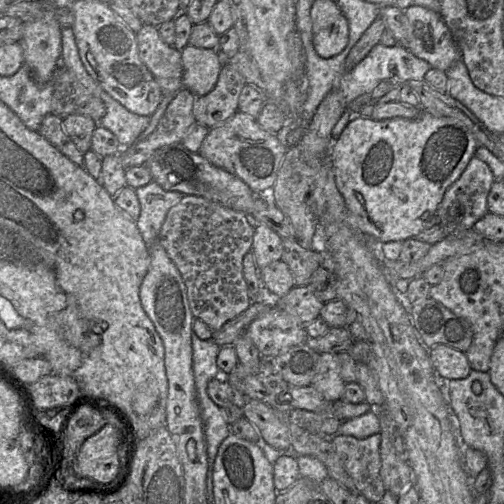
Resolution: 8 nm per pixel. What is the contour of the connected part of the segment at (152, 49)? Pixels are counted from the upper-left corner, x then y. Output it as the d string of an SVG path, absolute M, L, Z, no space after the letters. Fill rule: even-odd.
M143 24L136 32L139 57L164 95L175 95L183 86L181 50L166 44L157 27Z

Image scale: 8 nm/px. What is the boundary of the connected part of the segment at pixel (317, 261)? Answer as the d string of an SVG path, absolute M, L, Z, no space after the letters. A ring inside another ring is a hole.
M296 238L283 239L281 260L289 267L295 286L307 286L314 271L322 266L323 255L303 247Z

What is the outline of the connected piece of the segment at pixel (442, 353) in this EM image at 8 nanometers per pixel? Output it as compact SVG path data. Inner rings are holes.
M447 345L434 346L429 357L437 374L449 380L464 379L472 370L465 352Z

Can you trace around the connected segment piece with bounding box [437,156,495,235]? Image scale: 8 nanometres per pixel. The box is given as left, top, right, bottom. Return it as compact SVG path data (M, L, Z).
M476 156L469 161L461 176L446 190L437 209L440 224L449 228L449 235L472 229L486 213L487 197L495 178L489 166Z

